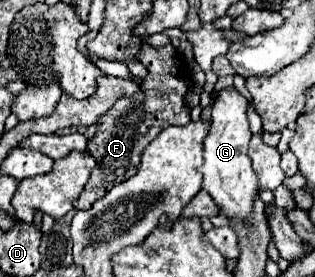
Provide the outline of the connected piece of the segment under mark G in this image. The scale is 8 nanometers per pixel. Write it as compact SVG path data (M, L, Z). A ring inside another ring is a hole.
M224 90L218 94L218 98L212 104L210 132L204 138L204 164L200 166L202 176L204 176L202 188L208 190L208 194L214 198L214 202L222 208L222 214L226 214L234 226L250 226L248 218L252 214L252 202L258 194L258 180L256 180L256 174L250 166L250 156L248 156L248 144L250 144L252 132L248 126L246 108L248 108L248 100L244 96L240 96L236 90Z

